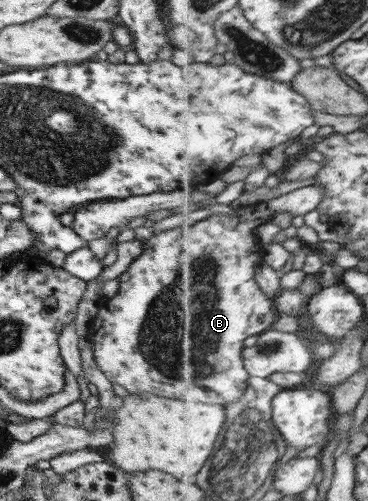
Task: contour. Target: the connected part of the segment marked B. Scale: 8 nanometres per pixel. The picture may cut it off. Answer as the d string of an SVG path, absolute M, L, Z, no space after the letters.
M306 186L296 191L289 192L284 196L269 199L257 203L256 205L246 205L239 207L235 212L230 214L216 213L215 215L209 215L204 210L200 210L194 215L174 215L168 218L168 221L156 229L152 236L146 240L143 240L142 253L134 258L134 261L130 262L128 269L126 269L118 277L118 294L104 302L104 304L96 304L98 311L93 319L90 321L92 328L92 356L94 356L94 362L96 366L100 368L100 372L110 380L110 382L116 382L120 384L122 388L126 388L130 395L132 394L154 394L161 398L170 399L170 392L162 392L162 384L172 384L172 380L180 380L184 384L194 384L198 388L210 388L218 394L218 398L214 396L216 402L232 402L238 401L244 396L249 387L250 373L245 367L244 350L245 340L254 335L261 335L263 332L268 331L275 322L277 322L278 314L275 310L275 301L269 295L267 295L258 284L255 279L257 274L257 268L264 263L265 246L258 240L258 226L270 222L273 216L276 216L278 212L289 212L293 216L304 216L312 210L317 210L319 204L322 202L326 189L324 187Z

